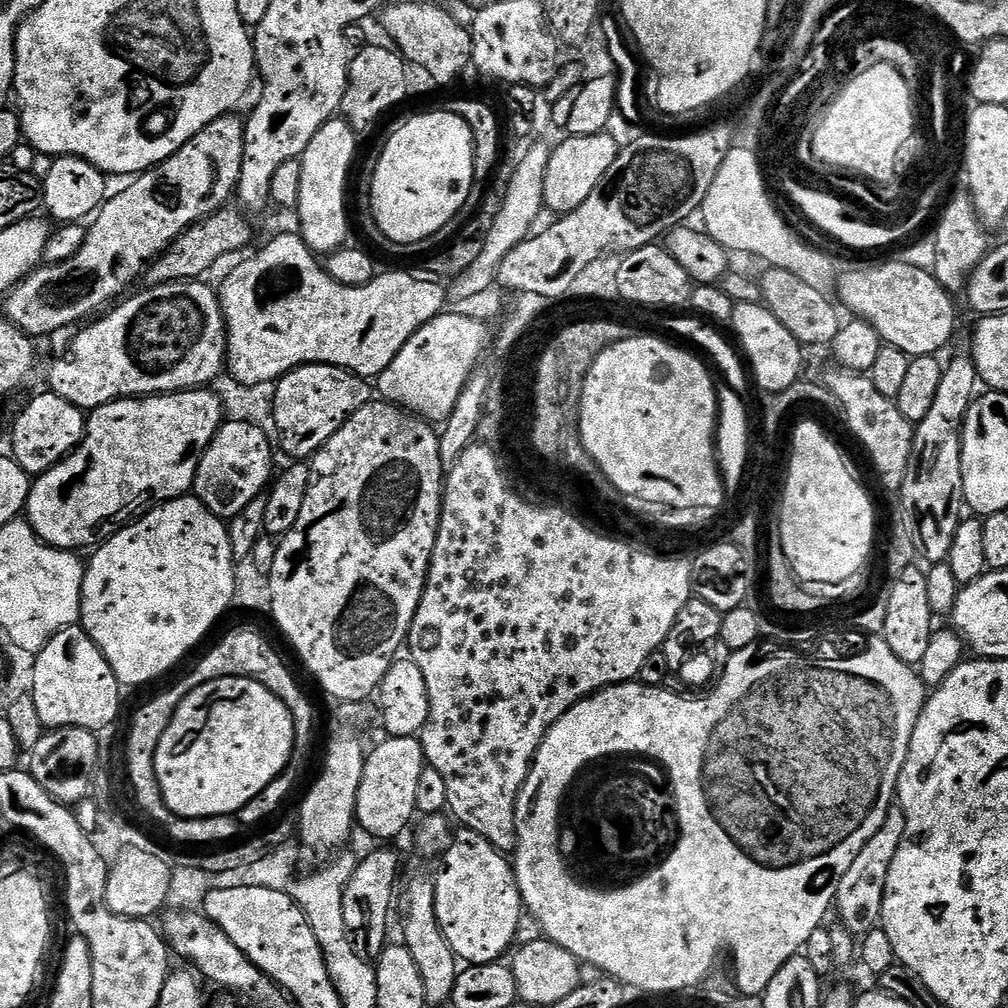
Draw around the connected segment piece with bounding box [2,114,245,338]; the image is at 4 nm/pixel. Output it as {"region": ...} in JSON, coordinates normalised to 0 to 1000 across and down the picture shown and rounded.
{"region":[[[234,113],[218,115],[195,135],[188,137],[188,141],[185,141],[185,145],[181,145],[169,157],[124,182],[127,184],[116,194],[108,193],[99,203],[97,213],[90,219],[85,240],[81,240],[81,248],[77,248],[73,256],[66,260],[44,262],[3,295],[3,313],[7,317],[15,325],[21,325],[25,333],[37,335],[36,333],[48,333],[51,329],[60,329],[70,321],[78,322],[106,307],[112,300],[118,299],[128,289],[126,286],[142,275],[147,263],[161,253],[185,227],[223,205],[229,199],[226,198],[229,194],[231,197],[238,181],[242,156],[242,124],[243,120],[237,119]]]}

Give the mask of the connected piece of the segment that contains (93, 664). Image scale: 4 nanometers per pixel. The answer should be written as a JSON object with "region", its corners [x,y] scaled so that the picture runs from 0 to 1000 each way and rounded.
{"region":[[[72,621],[54,629],[35,652],[30,689],[45,723],[80,722],[99,728],[118,712],[120,677],[82,622]]]}

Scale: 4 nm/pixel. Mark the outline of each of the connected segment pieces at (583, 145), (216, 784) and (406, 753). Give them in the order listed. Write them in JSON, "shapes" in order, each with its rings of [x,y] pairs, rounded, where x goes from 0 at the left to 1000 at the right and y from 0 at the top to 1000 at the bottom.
{"shapes":[[[[603,129],[588,135],[566,135],[547,148],[545,164],[542,165],[540,205],[544,210],[559,212],[573,208],[581,196],[585,196],[589,185],[597,181],[601,169],[611,160],[615,147]]],[[[229,671],[228,673],[216,673],[212,677],[204,677],[200,681],[196,681],[196,685],[192,685],[179,697],[173,712],[169,716],[169,720],[165,724],[165,728],[161,728],[161,736],[157,736],[155,771],[157,772],[157,780],[161,784],[164,802],[167,802],[173,808],[183,811],[184,813],[237,808],[240,800],[244,800],[244,796],[248,796],[256,788],[260,788],[260,784],[264,784],[264,780],[268,780],[268,776],[272,776],[272,772],[276,772],[282,767],[282,763],[290,755],[290,745],[294,739],[290,707],[291,703],[285,702],[271,687],[264,685],[264,681],[260,681],[255,675]]],[[[411,730],[381,732],[373,743],[364,747],[359,764],[359,776],[353,793],[353,817],[361,825],[374,829],[374,834],[389,835],[389,832],[410,816],[414,809],[411,796],[415,772],[423,760],[421,745],[416,733]]]]}

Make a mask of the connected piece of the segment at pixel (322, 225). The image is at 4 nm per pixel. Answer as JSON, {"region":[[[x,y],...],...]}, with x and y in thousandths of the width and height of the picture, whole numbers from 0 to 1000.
{"region":[[[330,117],[322,121],[319,129],[308,137],[302,154],[298,156],[300,165],[300,185],[296,188],[293,213],[298,213],[296,233],[304,240],[308,249],[314,252],[333,250],[342,245],[345,234],[345,202],[341,193],[345,190],[345,170],[353,155],[355,134],[344,119]]]}

